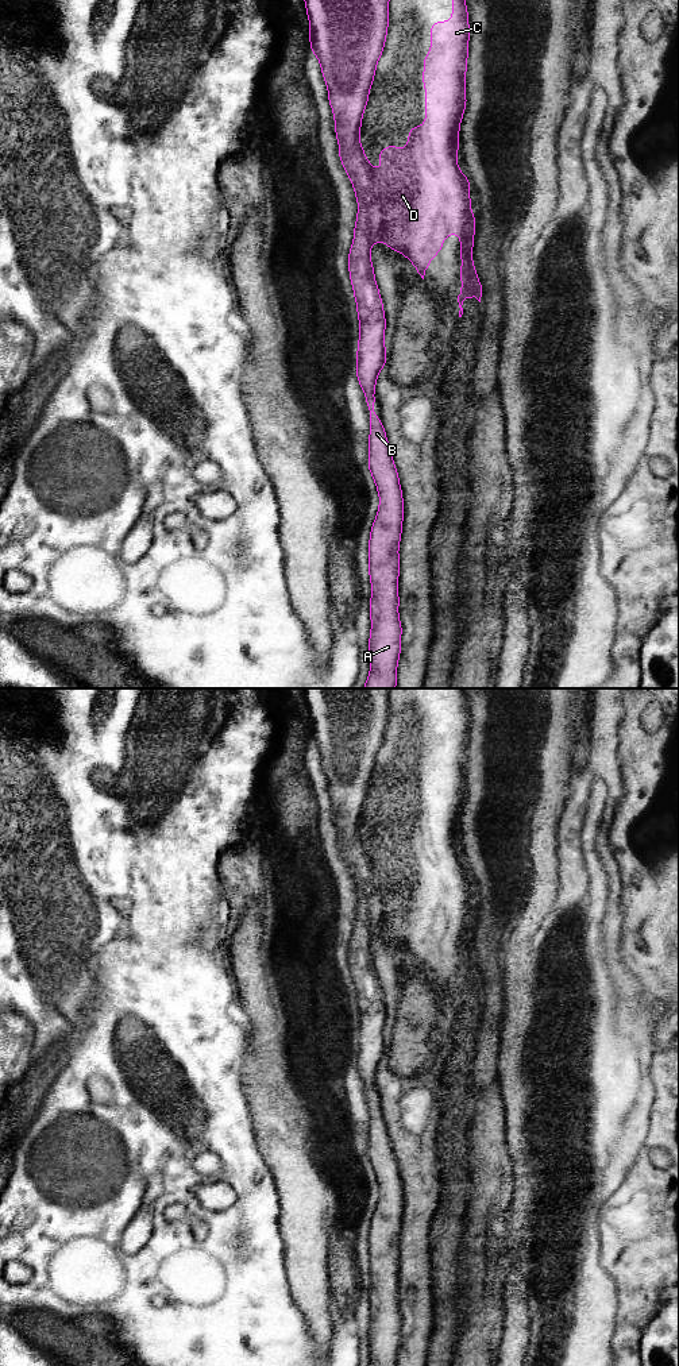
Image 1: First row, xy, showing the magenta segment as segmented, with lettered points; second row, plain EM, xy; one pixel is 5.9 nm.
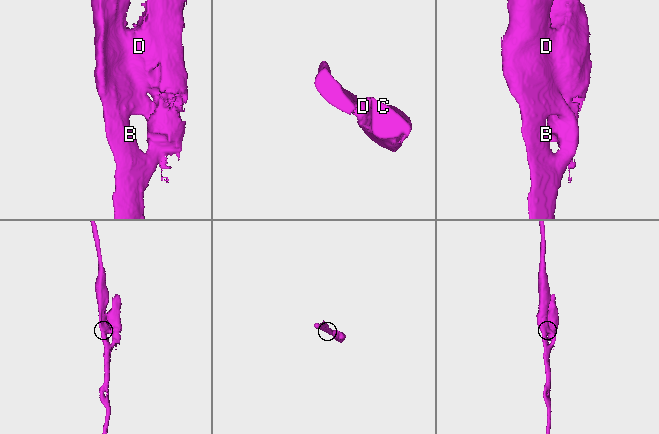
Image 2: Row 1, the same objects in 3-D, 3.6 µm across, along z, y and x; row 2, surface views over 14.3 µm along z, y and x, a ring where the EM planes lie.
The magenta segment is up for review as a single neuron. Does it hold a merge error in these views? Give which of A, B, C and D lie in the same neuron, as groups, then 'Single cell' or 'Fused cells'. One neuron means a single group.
Groups: A B / C D. Fused cells

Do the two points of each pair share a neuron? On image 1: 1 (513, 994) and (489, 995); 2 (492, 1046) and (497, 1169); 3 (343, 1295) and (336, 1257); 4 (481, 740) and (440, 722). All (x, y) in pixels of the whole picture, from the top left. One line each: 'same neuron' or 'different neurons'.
1: different neurons
2: same neuron
3: same neuron
4: different neurons

